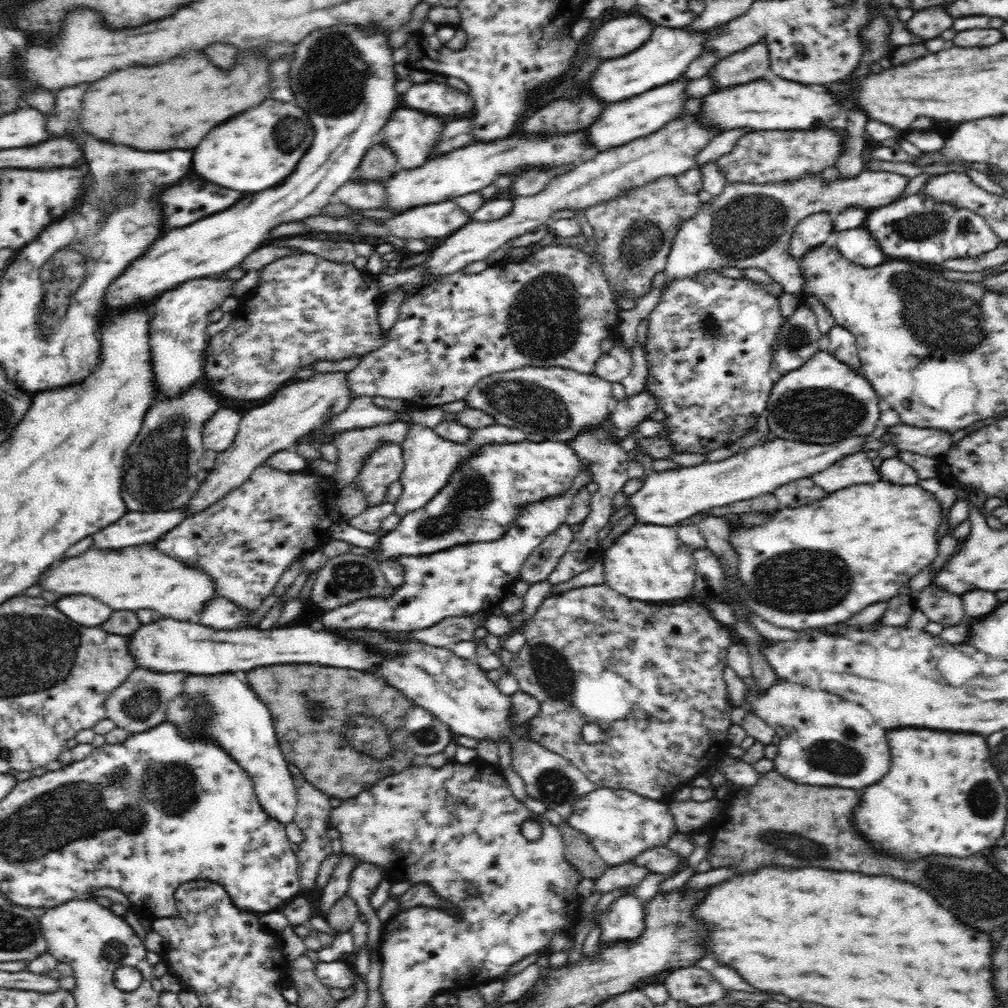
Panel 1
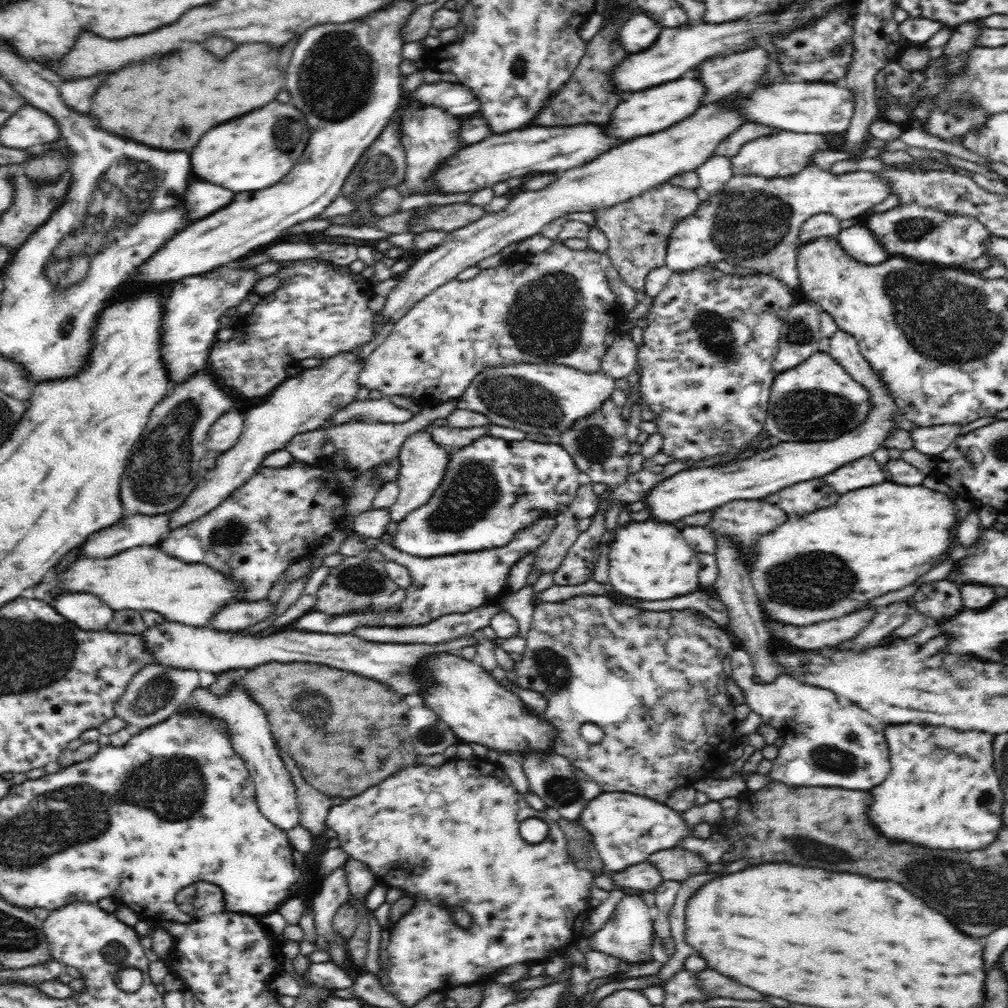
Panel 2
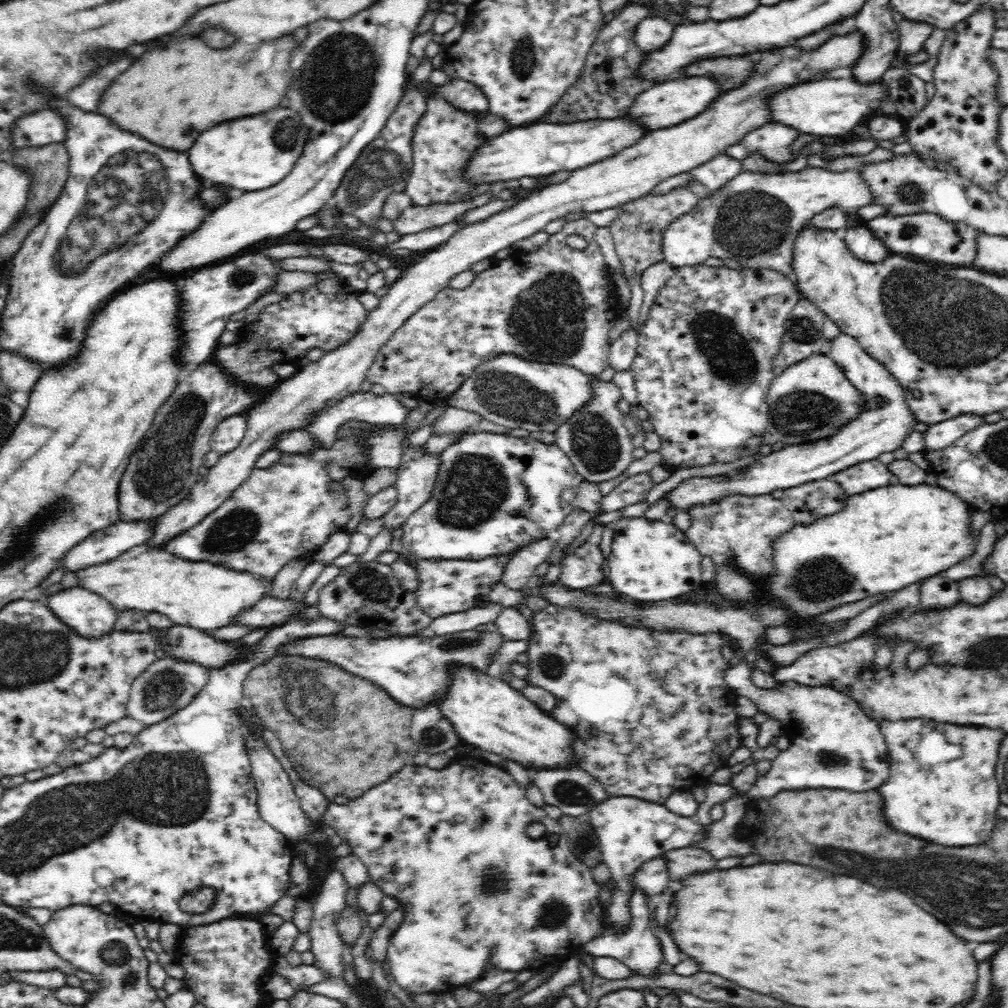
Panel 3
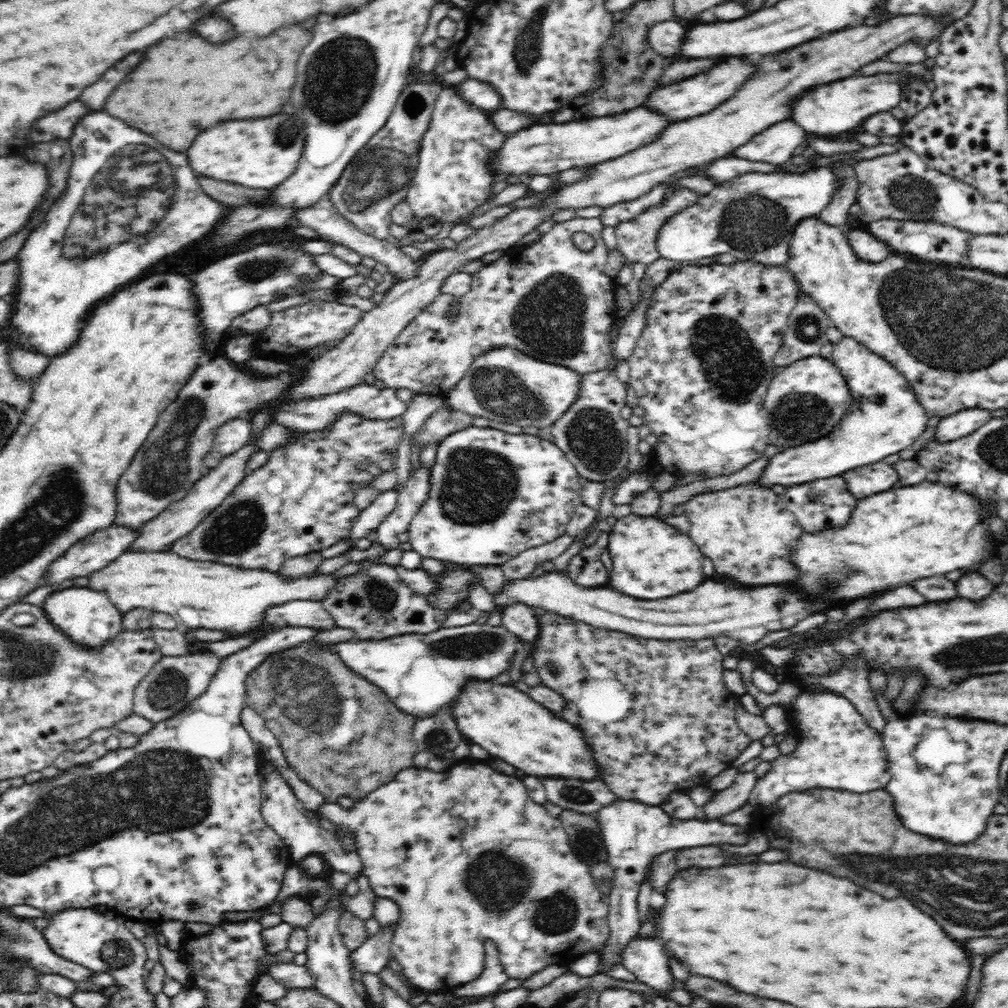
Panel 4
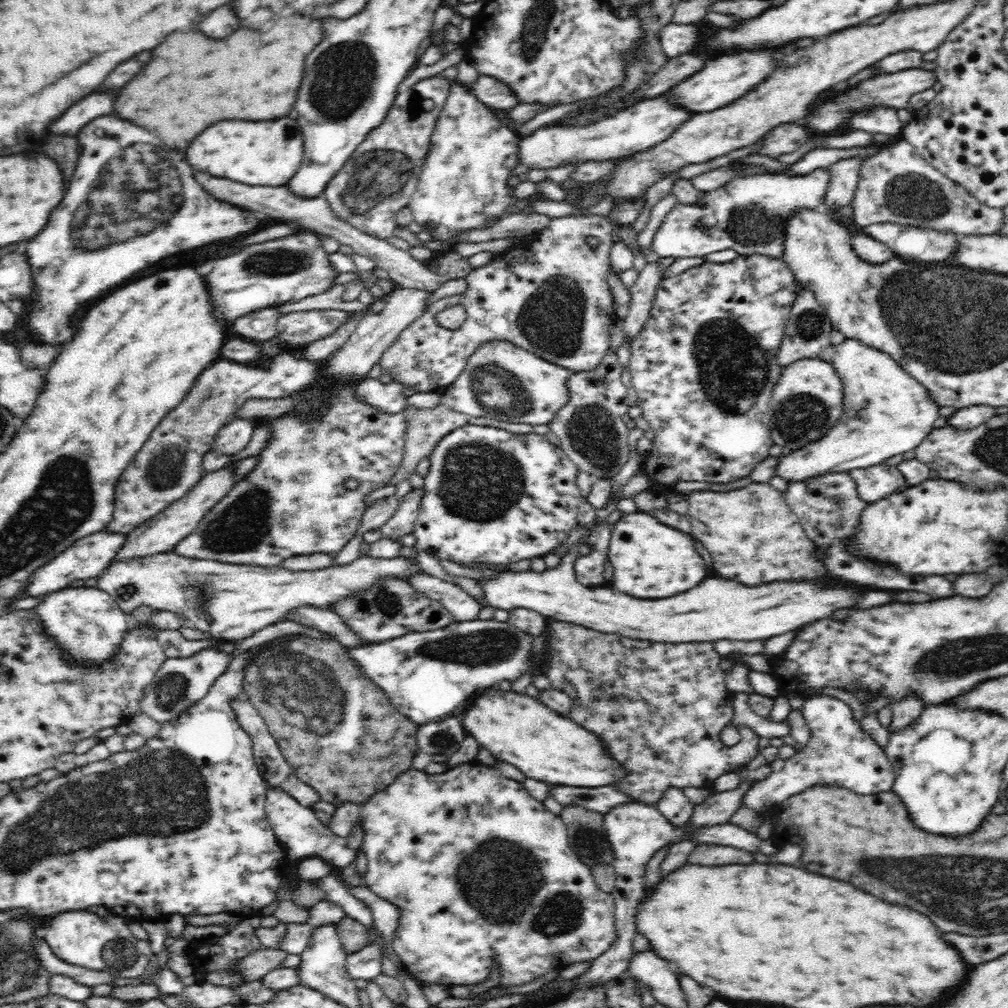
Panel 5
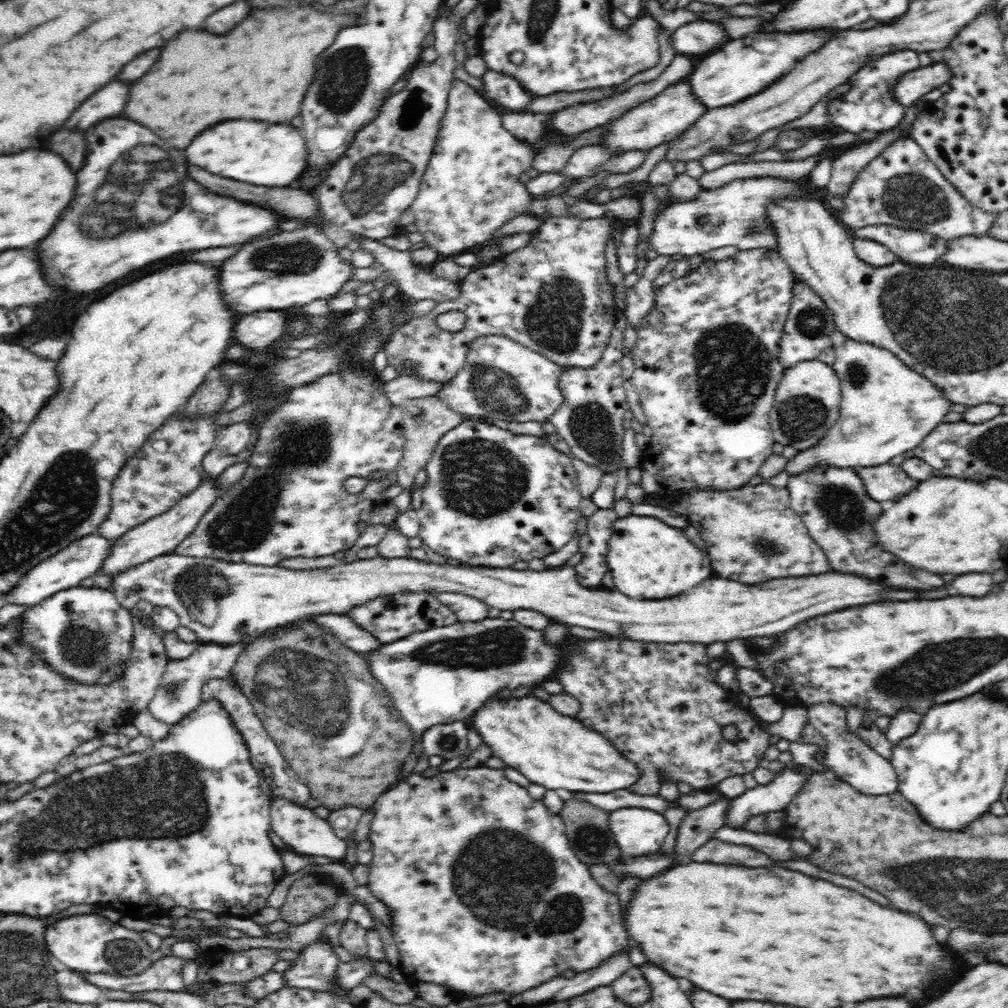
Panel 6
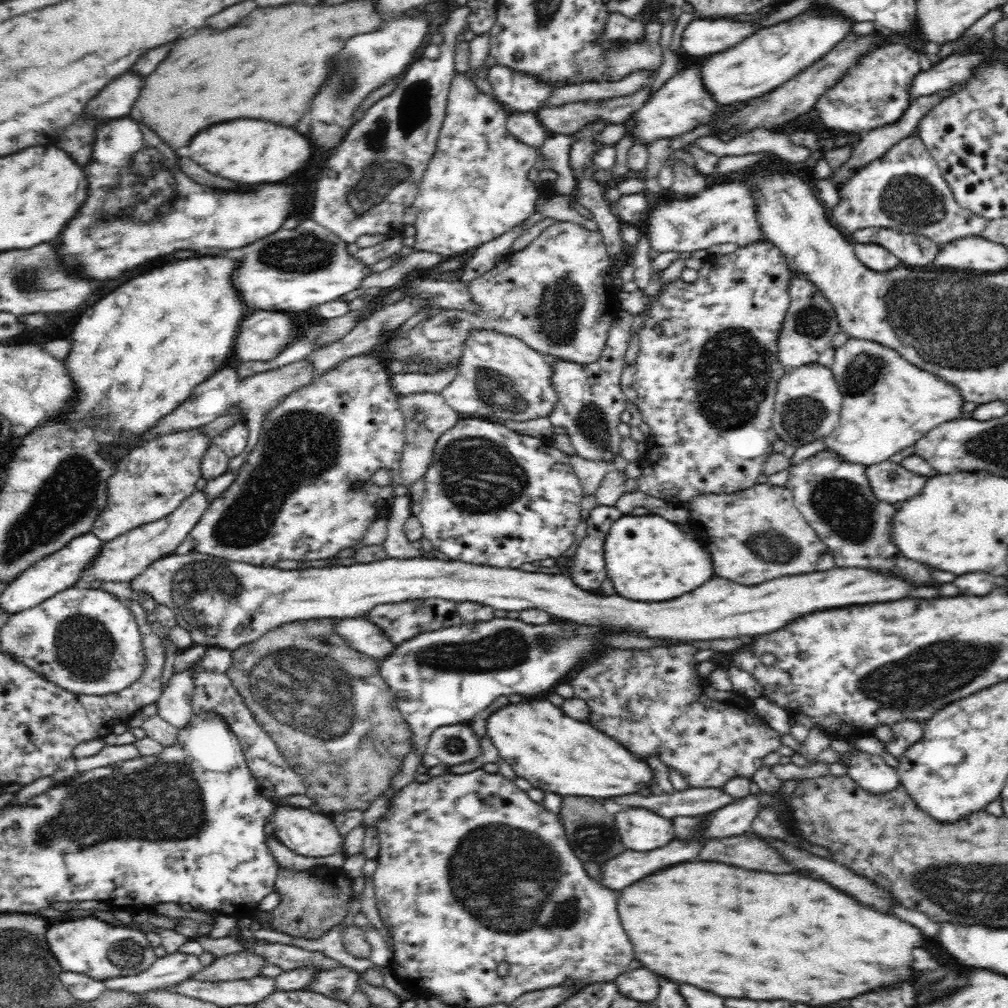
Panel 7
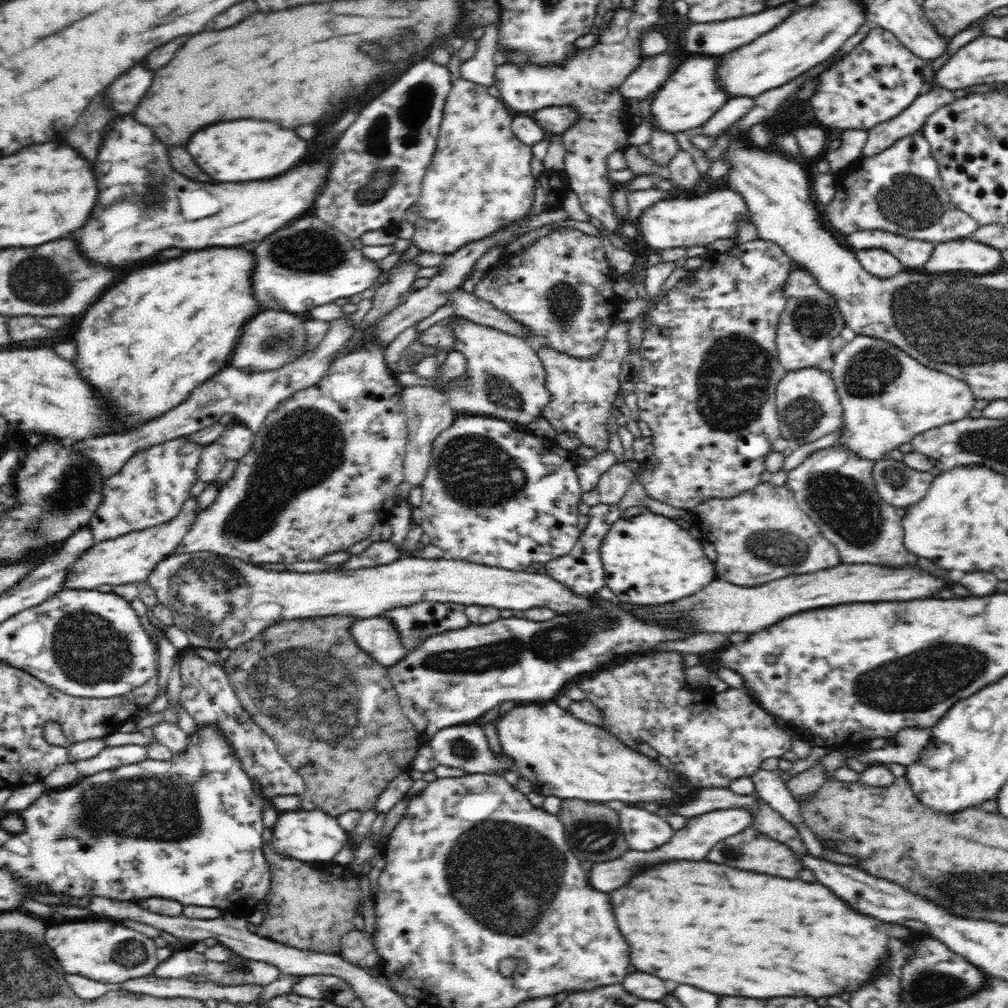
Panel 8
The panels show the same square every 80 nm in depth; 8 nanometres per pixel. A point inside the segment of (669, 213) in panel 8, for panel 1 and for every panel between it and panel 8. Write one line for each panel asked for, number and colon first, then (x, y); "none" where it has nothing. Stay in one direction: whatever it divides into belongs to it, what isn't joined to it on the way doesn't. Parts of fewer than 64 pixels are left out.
1: (750, 225)
2: (755, 222)
3: (755, 218)
4: (752, 216)
5: (747, 214)
6: (735, 214)
7: (723, 213)

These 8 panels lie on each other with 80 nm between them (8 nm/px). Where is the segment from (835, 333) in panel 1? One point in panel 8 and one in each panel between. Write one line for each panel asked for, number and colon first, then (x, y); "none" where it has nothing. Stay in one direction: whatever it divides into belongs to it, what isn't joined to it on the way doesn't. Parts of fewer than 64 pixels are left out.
2: (694, 490)
3: (886, 420)
4: (885, 416)
5: (886, 412)
6: (886, 408)
7: (888, 404)
8: (887, 397)

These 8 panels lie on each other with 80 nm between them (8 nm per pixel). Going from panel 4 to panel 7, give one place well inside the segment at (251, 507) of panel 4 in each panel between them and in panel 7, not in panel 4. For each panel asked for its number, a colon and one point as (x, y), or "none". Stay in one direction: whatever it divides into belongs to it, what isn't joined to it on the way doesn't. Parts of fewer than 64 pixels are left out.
5: (293, 502)
6: (291, 501)
7: (293, 498)

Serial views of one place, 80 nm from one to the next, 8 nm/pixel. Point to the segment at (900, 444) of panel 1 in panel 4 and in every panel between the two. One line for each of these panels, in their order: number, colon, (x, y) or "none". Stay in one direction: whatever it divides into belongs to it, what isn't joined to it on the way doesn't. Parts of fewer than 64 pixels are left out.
2: (932, 440)
3: (942, 434)
4: (961, 423)

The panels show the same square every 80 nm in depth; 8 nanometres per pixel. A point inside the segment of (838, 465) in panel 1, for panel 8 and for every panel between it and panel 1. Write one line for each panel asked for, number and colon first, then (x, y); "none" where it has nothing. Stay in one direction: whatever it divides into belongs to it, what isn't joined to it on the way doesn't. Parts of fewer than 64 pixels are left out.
2: (864, 472)
3: (873, 474)
4: (862, 482)
5: (876, 482)
6: (884, 483)
7: (891, 482)
8: (899, 485)

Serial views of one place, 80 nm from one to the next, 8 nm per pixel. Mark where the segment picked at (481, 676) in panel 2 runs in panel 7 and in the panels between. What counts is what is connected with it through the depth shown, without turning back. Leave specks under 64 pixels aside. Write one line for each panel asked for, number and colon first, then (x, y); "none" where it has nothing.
3: (487, 713)
4: (506, 722)
5: (517, 729)
6: (555, 751)
7: (555, 753)

